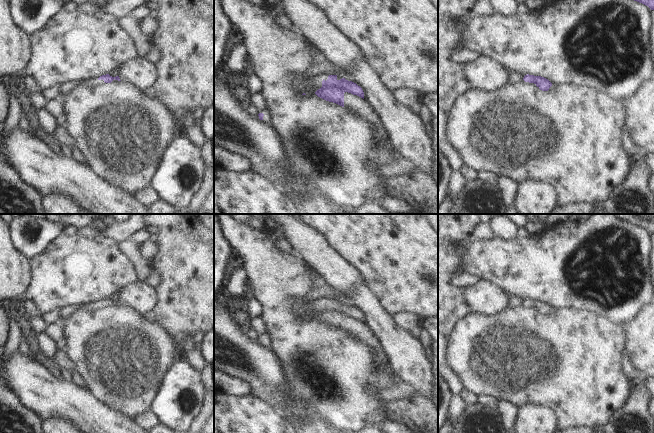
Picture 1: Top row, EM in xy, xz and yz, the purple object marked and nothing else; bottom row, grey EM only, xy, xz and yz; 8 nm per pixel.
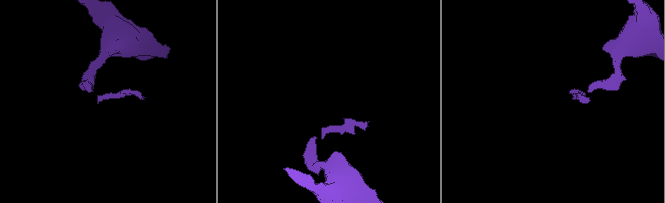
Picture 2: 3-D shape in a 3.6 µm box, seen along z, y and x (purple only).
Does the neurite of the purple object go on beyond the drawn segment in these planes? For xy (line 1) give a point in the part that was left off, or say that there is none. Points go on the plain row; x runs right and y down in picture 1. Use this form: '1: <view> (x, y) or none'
1: none

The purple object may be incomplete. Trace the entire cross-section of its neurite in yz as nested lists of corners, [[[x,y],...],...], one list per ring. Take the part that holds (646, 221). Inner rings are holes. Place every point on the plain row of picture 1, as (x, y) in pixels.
[[[615,214],[619,219],[642,227],[654,234],[654,214]]]

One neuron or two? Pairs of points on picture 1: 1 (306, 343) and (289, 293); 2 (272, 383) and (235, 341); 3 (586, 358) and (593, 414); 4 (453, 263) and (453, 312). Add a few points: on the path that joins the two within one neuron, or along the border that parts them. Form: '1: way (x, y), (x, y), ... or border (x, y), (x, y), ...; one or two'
1: way (294, 331), (289, 326), (289, 305); one
2: way (264, 373), (244, 351); one
3: way (586, 372), (586, 394), (590, 400); one
4: way (448, 275), (448, 300); one

